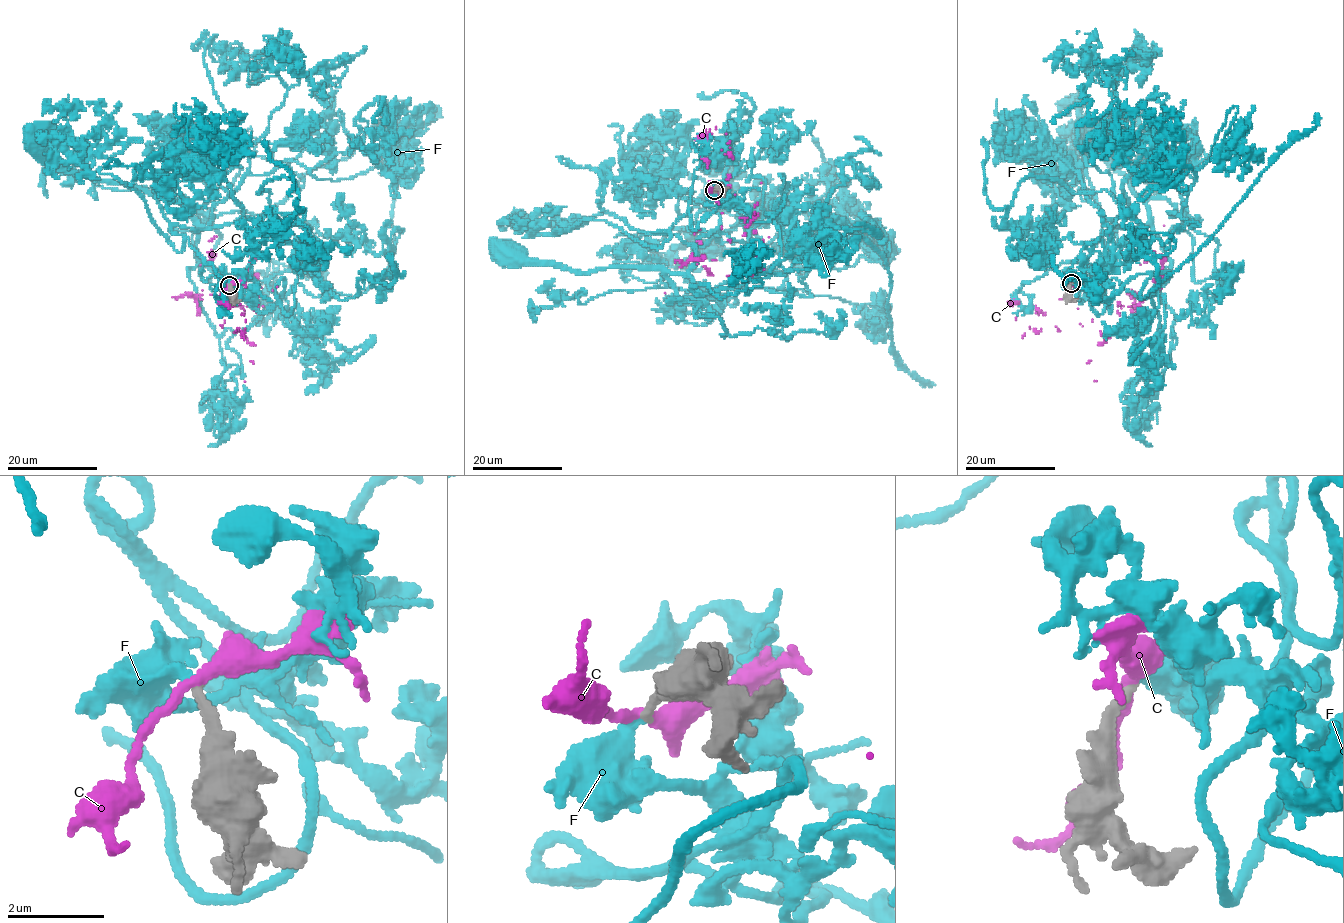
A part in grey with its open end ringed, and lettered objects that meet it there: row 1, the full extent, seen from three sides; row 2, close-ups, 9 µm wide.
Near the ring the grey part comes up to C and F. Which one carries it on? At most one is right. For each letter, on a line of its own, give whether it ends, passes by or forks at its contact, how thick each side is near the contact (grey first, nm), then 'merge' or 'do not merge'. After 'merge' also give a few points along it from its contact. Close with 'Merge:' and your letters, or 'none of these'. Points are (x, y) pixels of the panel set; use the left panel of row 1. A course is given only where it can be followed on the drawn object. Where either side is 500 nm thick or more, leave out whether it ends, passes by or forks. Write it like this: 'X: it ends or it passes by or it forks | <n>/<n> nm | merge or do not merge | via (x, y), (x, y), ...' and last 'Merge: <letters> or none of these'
C: it forks | 200/240 nm | do not merge
F: it ends | 190/280 nm | merge | via (229, 285), (242, 290), (234, 304), (170, 228), (207, 228), (173, 198), (69, 173), (38, 138)
Merge: F

